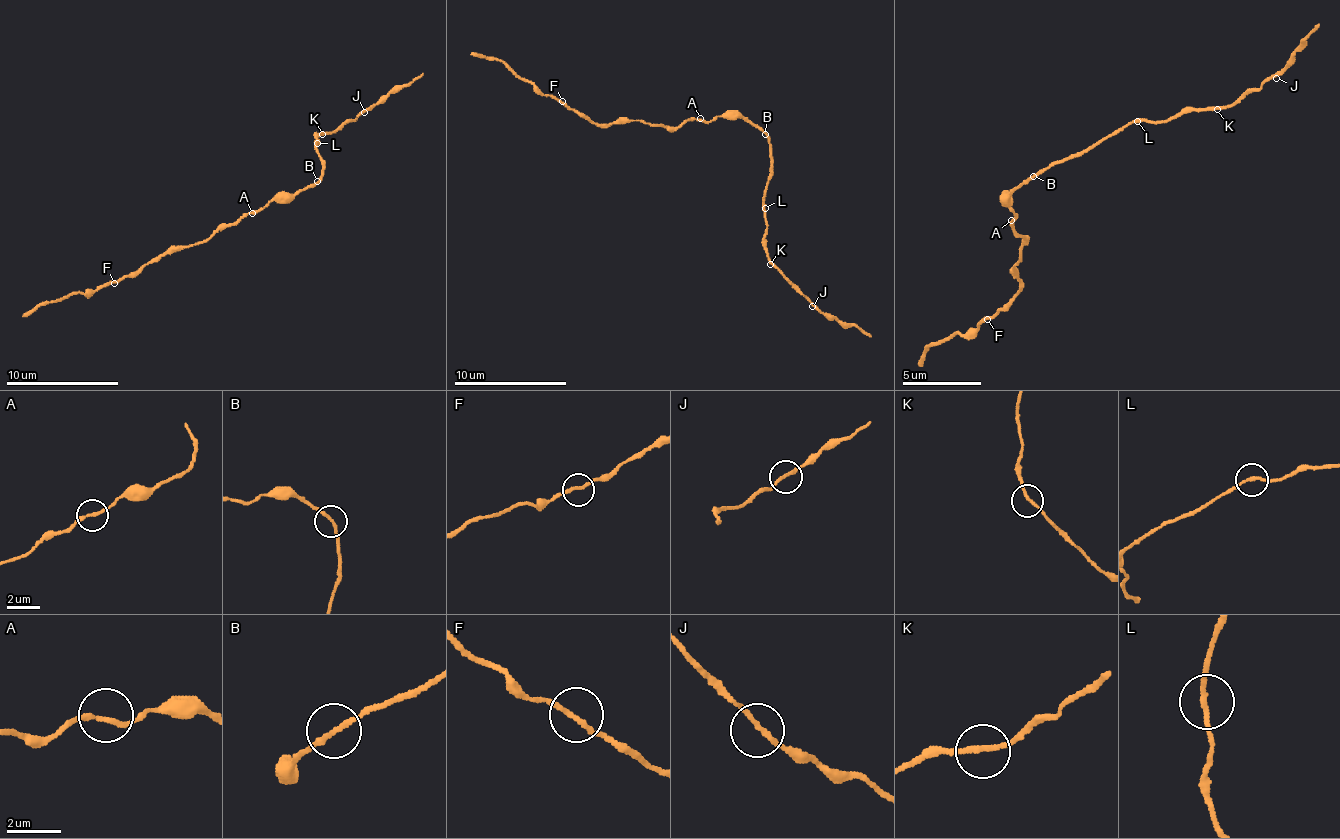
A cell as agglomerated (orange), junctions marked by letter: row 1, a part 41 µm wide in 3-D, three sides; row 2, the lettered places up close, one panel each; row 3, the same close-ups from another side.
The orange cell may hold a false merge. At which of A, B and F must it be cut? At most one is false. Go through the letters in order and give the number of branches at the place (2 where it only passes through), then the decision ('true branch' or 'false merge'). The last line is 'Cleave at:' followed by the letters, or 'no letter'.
A: 2 branches meet; true branch
B: 2 branches meet; true branch
F: 2 branches meet; true branch
Cleave at: no letter

